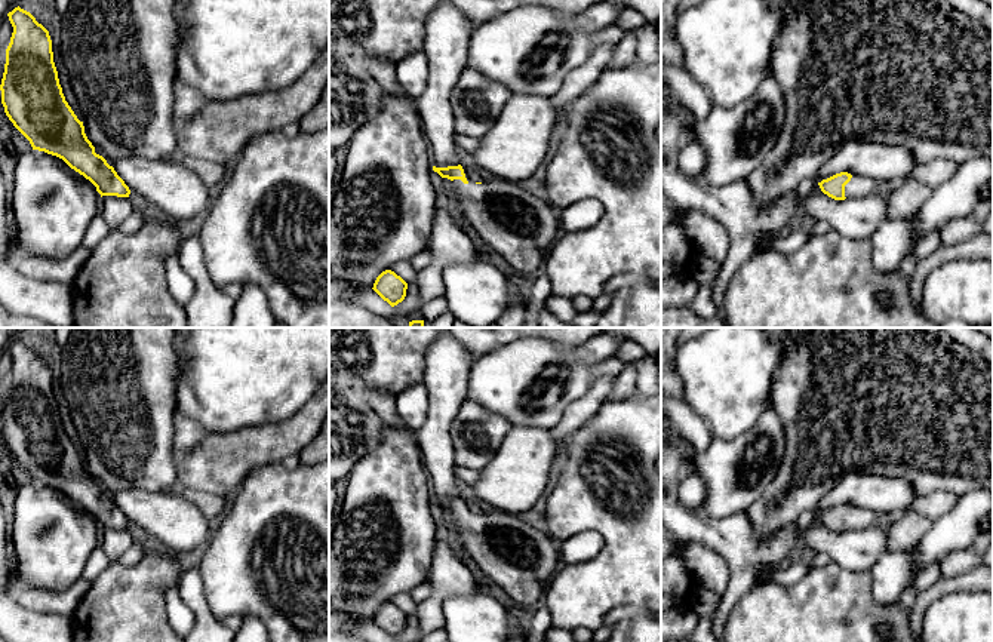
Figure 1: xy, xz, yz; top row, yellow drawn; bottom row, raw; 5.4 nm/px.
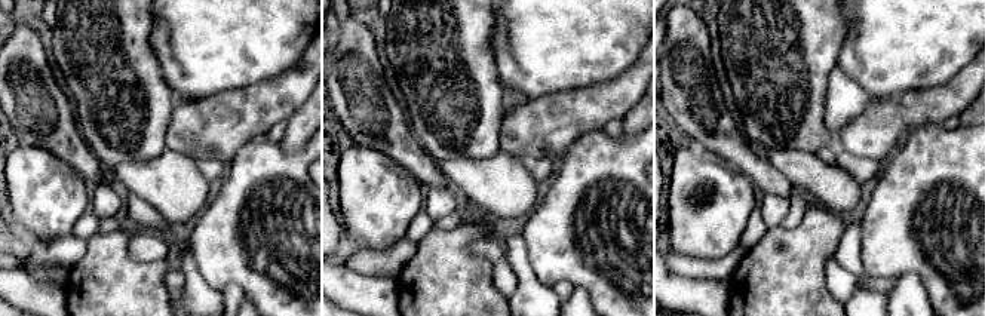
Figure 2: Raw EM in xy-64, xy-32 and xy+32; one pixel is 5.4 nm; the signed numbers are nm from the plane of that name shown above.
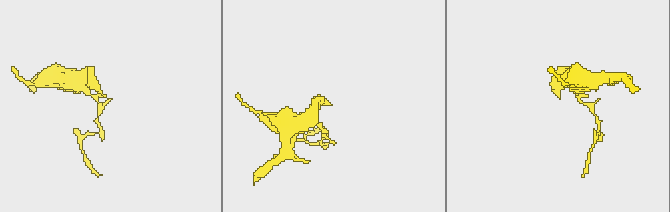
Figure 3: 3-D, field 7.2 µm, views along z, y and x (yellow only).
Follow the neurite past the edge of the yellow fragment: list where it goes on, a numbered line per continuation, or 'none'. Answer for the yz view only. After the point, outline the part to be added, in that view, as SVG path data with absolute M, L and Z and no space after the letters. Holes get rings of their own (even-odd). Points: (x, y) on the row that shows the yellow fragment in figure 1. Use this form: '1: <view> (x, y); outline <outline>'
1: yz (857, 187); outline M852 175L851 181L845 185L845 197L846 199L867 197L879 194L885 190L886 187L873 179Z

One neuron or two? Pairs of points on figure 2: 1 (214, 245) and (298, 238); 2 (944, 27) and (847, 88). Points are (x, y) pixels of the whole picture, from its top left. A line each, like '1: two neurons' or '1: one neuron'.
1: one neuron
2: two neurons

